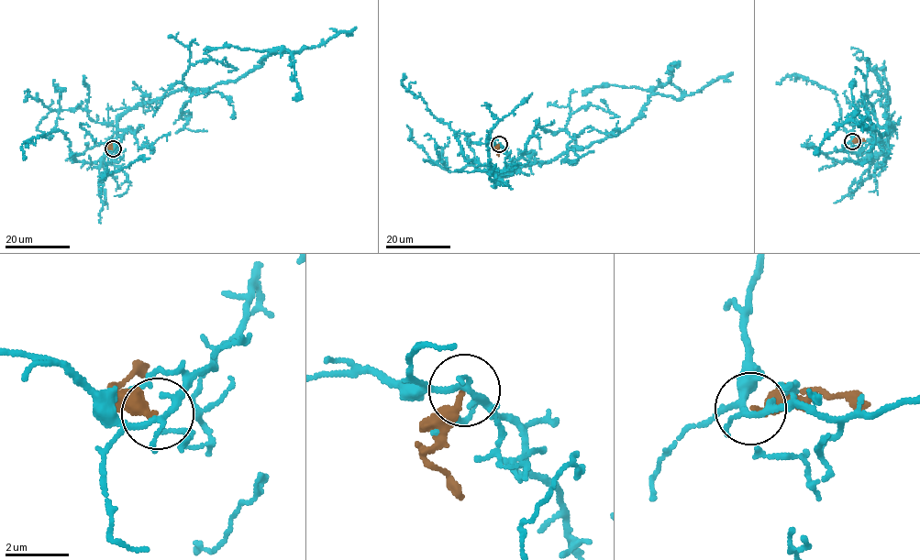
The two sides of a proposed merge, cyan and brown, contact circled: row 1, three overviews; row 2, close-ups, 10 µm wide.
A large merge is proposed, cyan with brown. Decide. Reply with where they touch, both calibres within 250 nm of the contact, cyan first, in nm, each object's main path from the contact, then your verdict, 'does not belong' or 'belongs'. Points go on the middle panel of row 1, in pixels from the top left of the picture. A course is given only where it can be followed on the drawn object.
(499, 144) | 150/240 nm | cyan via (499, 144), (511, 160), (507, 173), (549, 162), (624, 131), (641, 117), (653, 93), (680, 99), (733, 72) | brown via (499, 144), (495, 150), (499, 156) | does not belong

